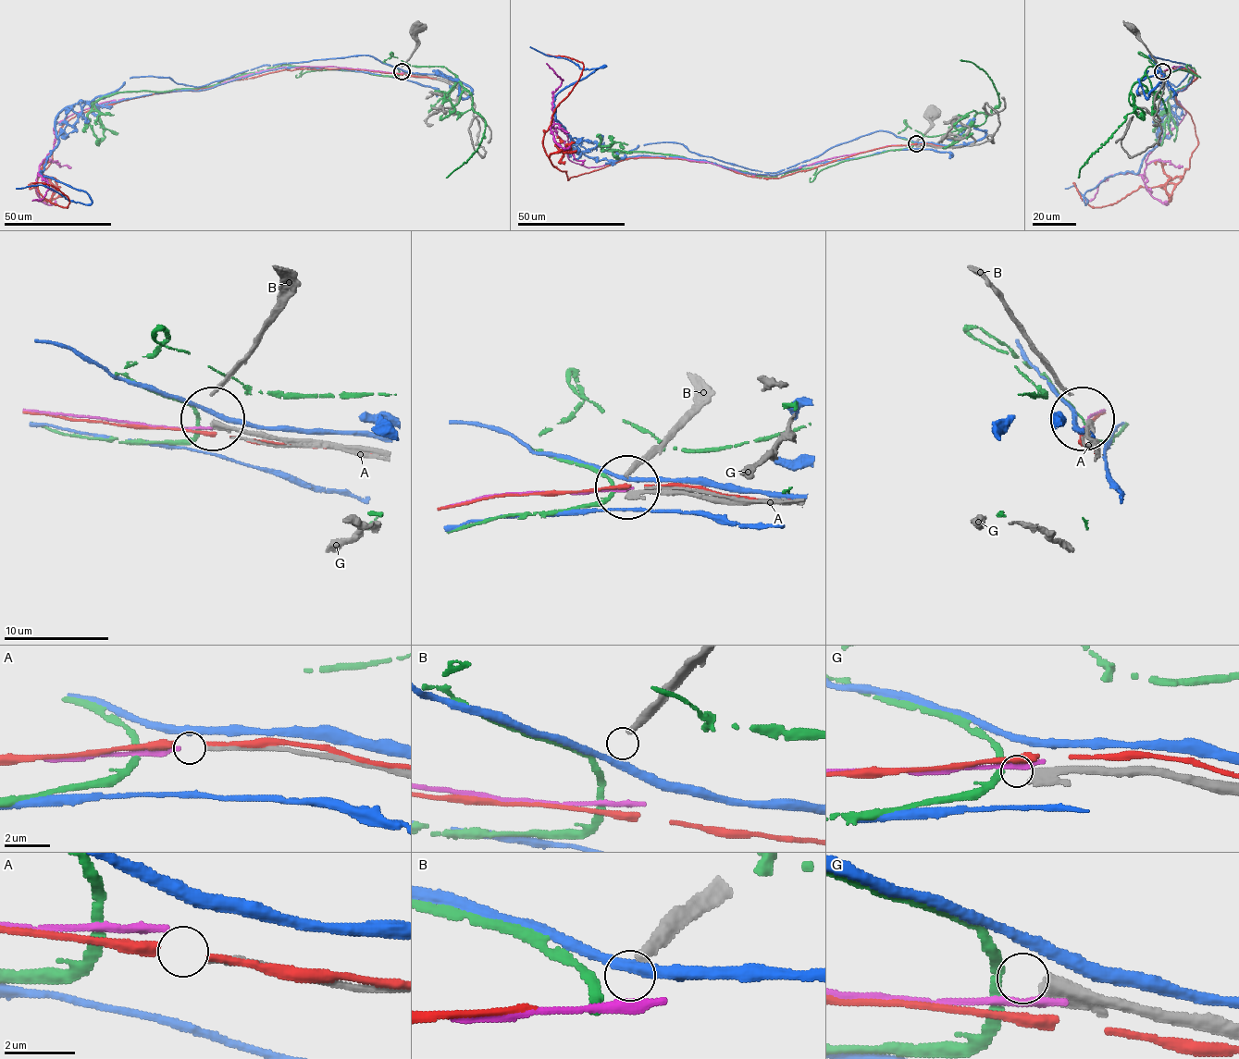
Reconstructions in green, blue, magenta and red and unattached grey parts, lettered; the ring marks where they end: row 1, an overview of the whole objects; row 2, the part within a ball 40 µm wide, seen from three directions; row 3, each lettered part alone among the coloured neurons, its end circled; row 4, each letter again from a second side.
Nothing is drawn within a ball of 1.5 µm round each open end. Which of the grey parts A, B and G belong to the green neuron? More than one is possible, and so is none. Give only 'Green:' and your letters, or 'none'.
Green: none

